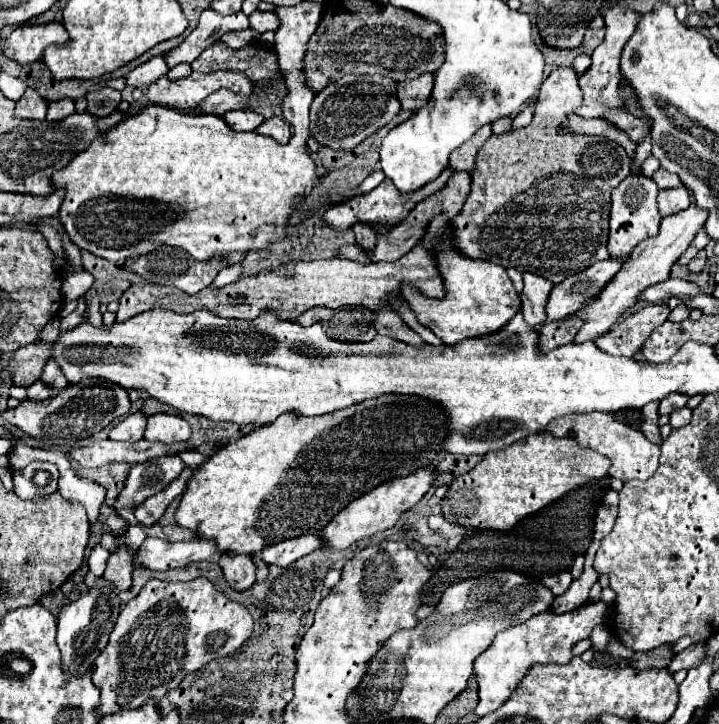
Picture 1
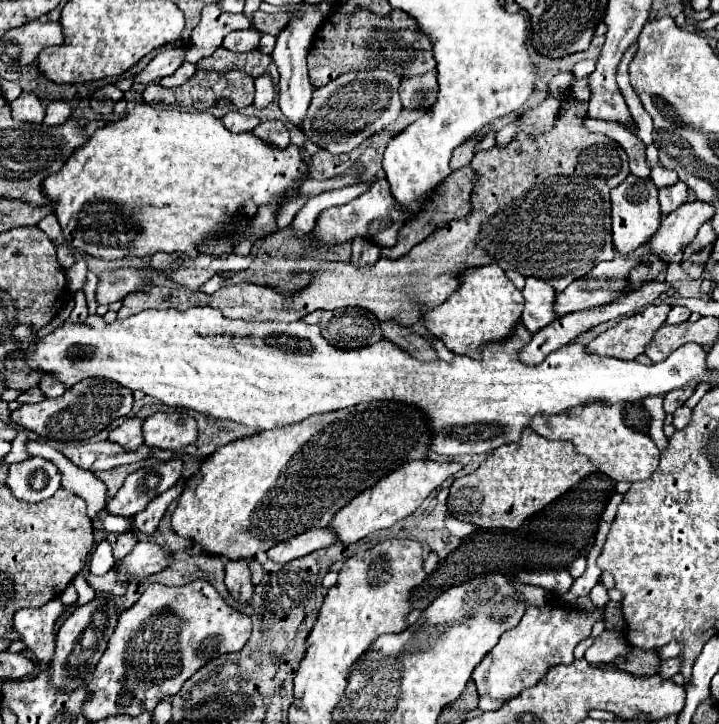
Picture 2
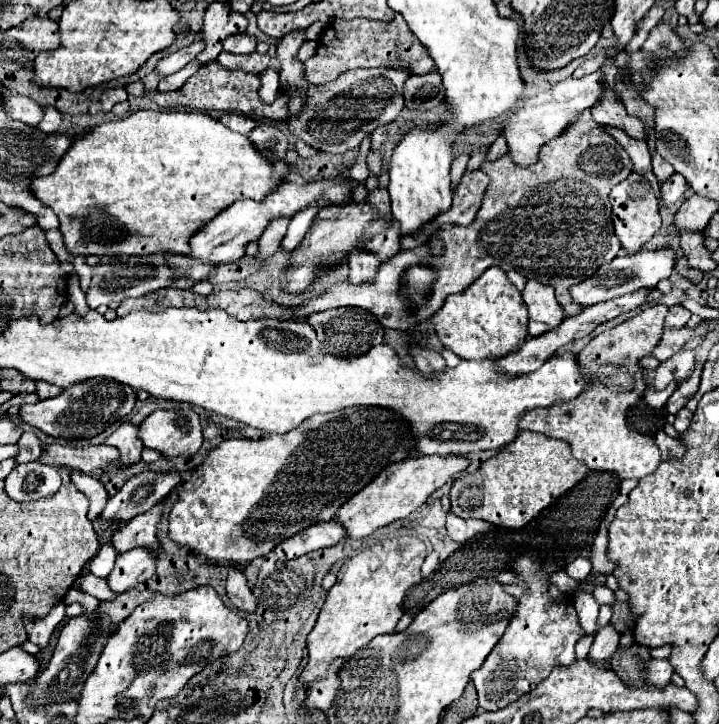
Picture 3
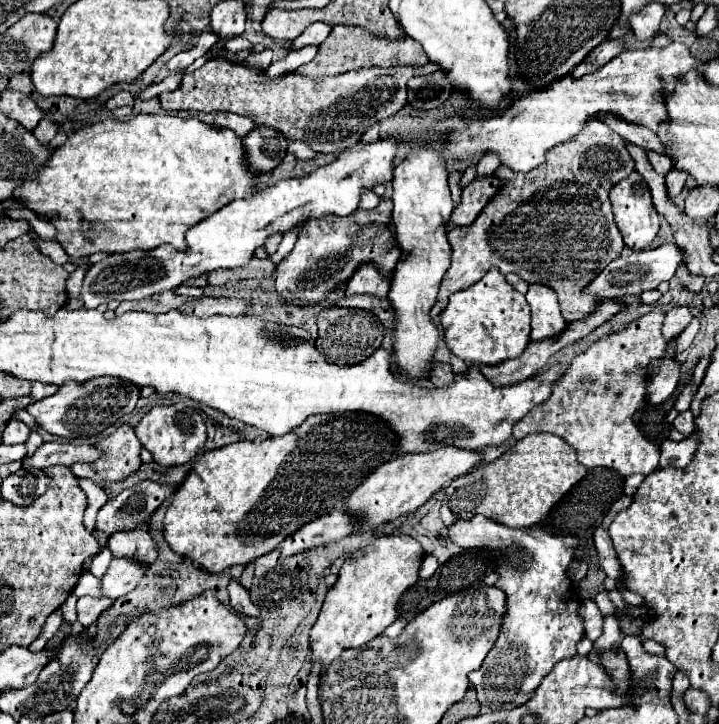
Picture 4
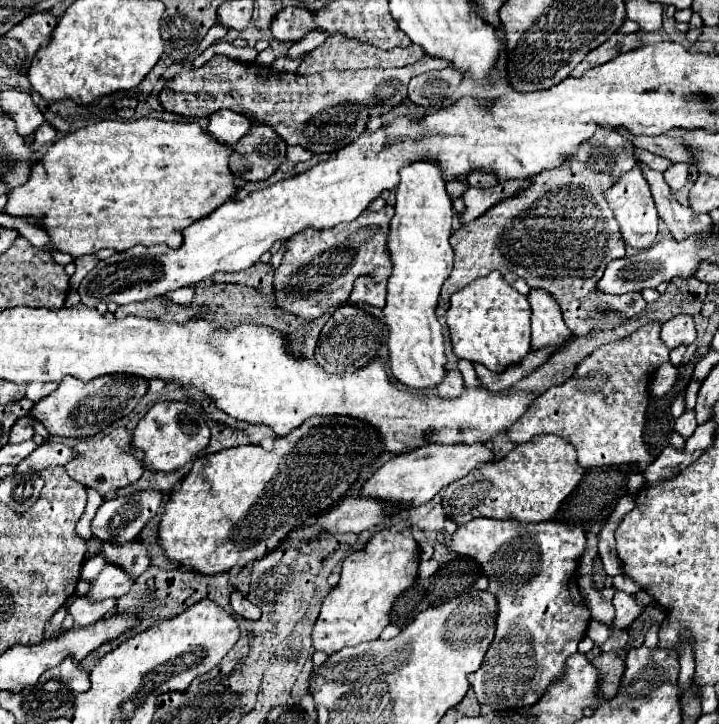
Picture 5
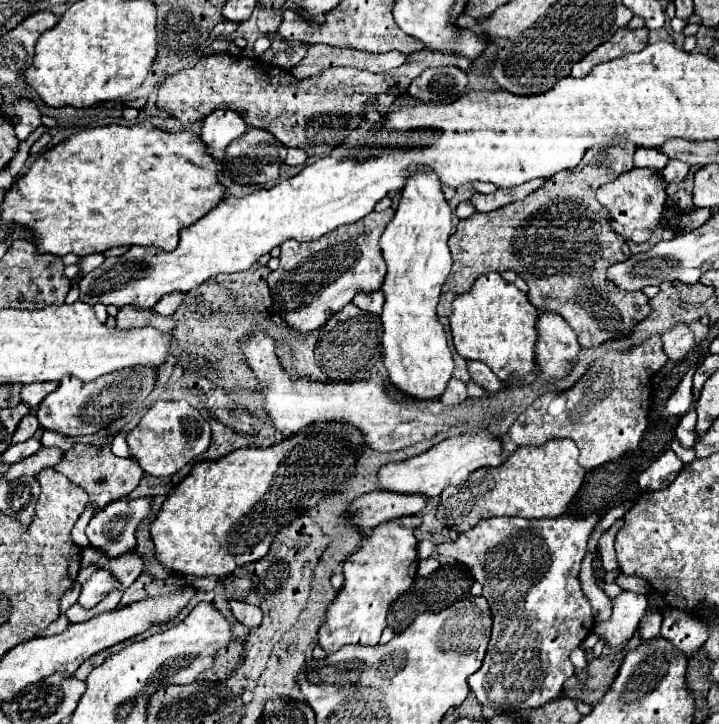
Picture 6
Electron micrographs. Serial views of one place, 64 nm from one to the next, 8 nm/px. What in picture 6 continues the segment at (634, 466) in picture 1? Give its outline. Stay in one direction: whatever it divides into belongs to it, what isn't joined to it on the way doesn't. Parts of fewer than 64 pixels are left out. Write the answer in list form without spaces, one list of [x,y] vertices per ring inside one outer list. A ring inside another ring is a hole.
[[[652,334],[628,350],[608,350],[588,366],[572,388],[536,398],[510,426],[508,436],[518,446],[540,446],[550,438],[570,438],[576,442],[580,466],[586,470],[618,460],[628,452],[640,452],[640,440],[648,426],[652,378],[666,360],[660,334]]]

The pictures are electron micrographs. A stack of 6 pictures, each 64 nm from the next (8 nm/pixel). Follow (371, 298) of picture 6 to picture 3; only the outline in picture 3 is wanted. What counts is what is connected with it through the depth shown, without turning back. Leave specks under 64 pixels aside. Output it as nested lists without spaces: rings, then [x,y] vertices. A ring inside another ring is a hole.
[[[352,248],[350,254],[350,278],[356,278],[356,282],[366,282],[370,278],[374,278],[376,268],[380,264],[380,256],[370,252],[370,250],[362,250],[362,248]]]

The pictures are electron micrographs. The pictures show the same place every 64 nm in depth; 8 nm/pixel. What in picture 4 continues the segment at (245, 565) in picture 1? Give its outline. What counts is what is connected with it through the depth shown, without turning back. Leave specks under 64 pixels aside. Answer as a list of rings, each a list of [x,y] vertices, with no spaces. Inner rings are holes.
[[[230,578],[228,594],[230,594],[230,606],[232,606],[232,610],[250,617],[259,616],[260,608],[252,602],[248,590],[236,578]]]

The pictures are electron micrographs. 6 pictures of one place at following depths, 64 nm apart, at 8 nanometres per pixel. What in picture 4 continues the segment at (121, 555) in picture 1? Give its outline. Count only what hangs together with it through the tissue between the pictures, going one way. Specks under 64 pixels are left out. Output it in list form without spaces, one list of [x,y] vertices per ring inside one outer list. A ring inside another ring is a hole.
[[[84,572],[82,576],[80,576],[80,580],[78,580],[78,584],[76,584],[76,588],[74,588],[74,592],[72,592],[74,596],[94,596],[94,598],[102,598],[102,588],[100,588],[100,580],[98,578],[94,578],[92,574],[88,574],[88,572]]]

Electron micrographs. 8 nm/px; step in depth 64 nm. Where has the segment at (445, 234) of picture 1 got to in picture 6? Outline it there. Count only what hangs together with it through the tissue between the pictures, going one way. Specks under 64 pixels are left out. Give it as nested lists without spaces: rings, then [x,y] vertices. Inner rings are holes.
[[[498,272],[480,276],[470,292],[458,294],[452,302],[450,328],[452,340],[462,358],[474,358],[484,362],[506,386],[524,386],[534,380],[534,342],[536,342],[536,308],[528,296],[514,284],[502,280]]]

